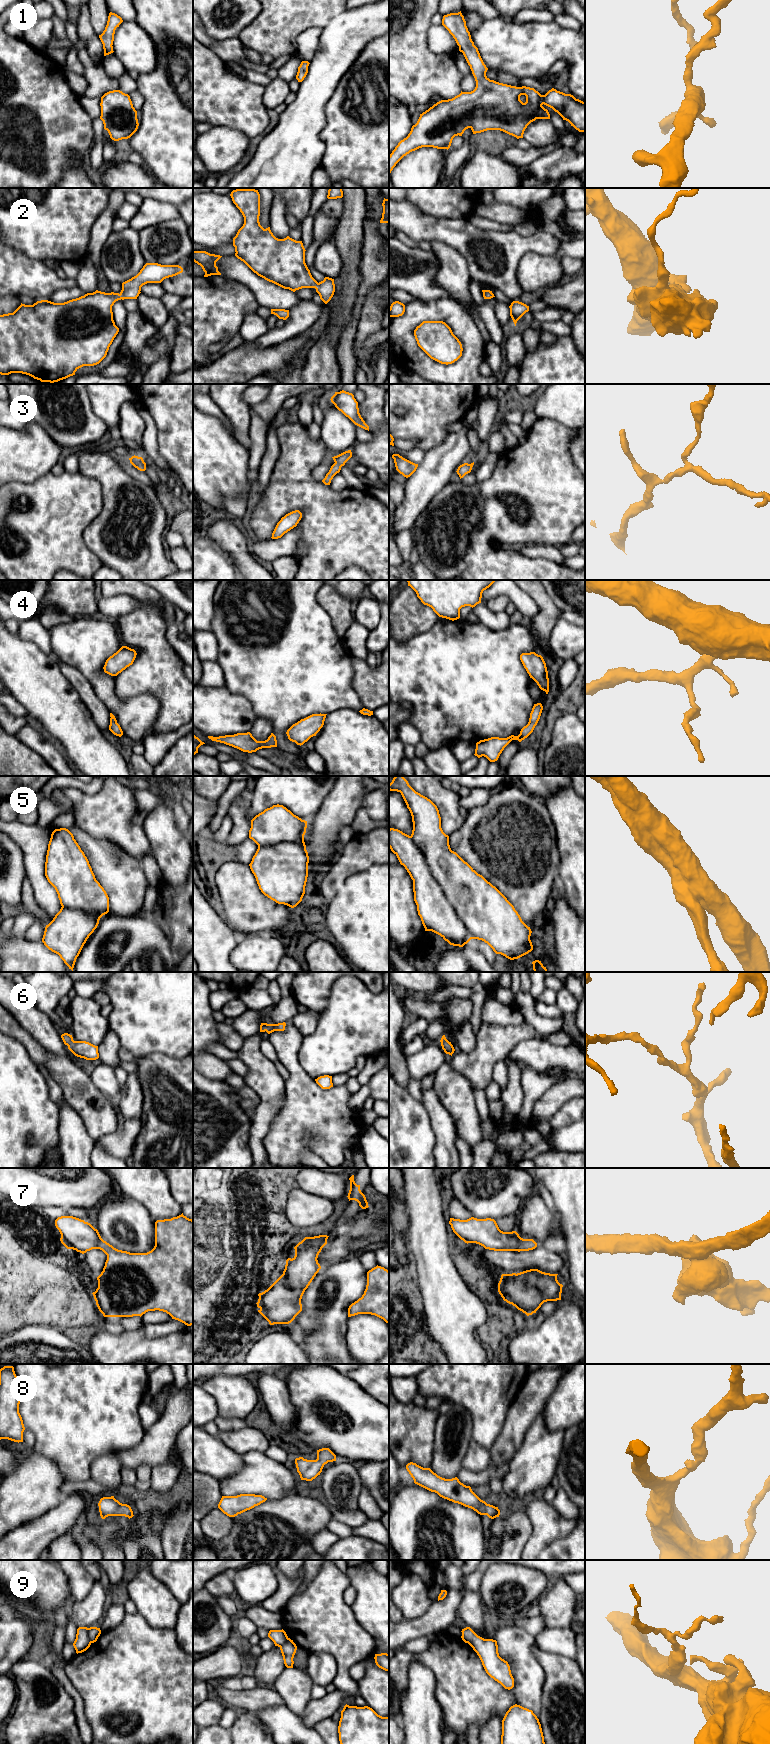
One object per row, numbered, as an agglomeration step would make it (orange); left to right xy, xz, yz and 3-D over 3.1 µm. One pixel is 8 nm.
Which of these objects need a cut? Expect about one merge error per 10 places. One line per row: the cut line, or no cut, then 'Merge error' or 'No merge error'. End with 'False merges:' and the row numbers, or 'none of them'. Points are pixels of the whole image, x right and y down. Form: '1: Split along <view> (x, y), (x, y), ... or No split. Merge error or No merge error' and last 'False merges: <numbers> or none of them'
1: No split. No merge error
2: No split. No merge error
3: No split. No merge error
4: No split. No merge error
5: No split. No merge error
6: No split. No merge error
7: No split. No merge error
8: No split. No merge error
9: Split along xy (88, 1628), (88, 1637), (91, 1642). Merge error
False merges: 9

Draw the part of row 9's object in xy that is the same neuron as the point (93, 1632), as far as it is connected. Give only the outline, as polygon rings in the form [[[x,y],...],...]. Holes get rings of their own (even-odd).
[[[90,1627],[88,1630],[88,1636],[90,1638],[91,1643],[96,1642],[100,1634],[101,1634],[100,1628]]]

